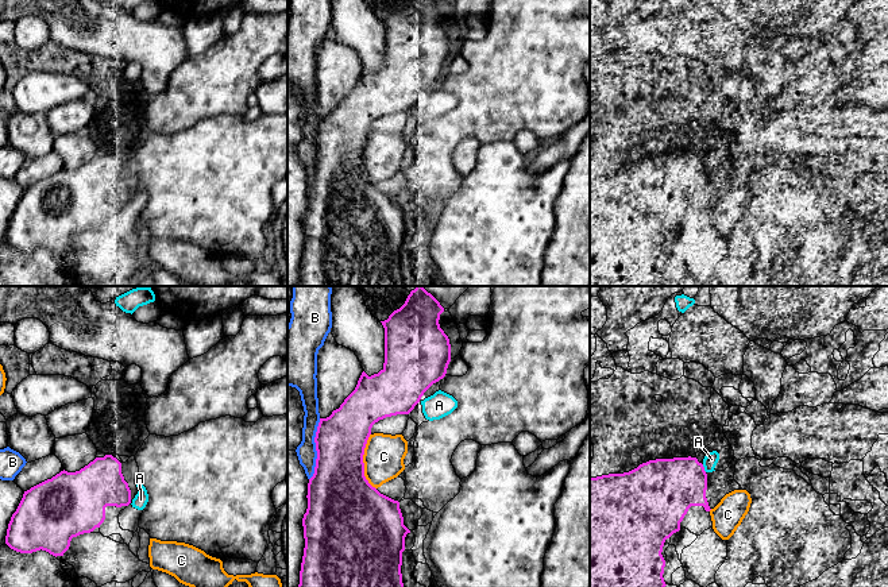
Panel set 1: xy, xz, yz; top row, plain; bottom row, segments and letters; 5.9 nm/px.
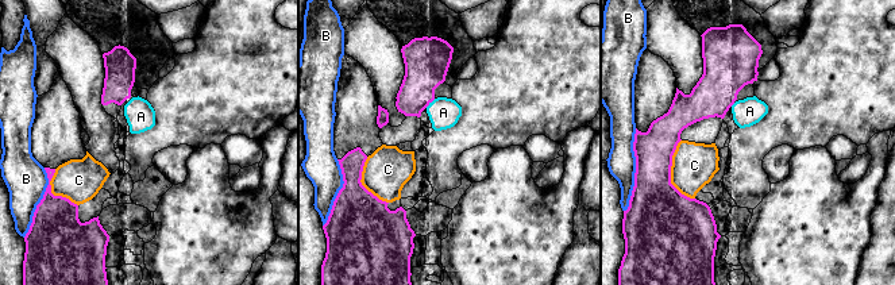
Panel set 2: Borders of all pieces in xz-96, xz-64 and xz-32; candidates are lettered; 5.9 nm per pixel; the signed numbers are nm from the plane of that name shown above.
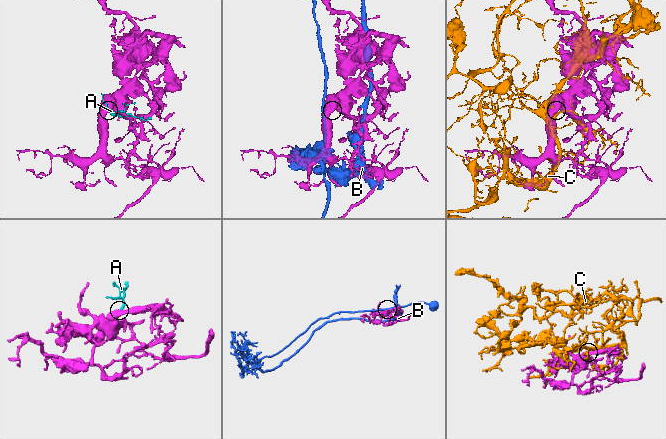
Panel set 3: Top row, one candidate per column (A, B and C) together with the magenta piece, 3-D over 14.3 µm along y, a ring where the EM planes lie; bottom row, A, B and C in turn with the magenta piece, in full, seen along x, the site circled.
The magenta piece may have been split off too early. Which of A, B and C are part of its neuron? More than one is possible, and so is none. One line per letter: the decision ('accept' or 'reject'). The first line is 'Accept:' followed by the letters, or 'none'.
Accept: none
A: reject
B: reject
C: reject

